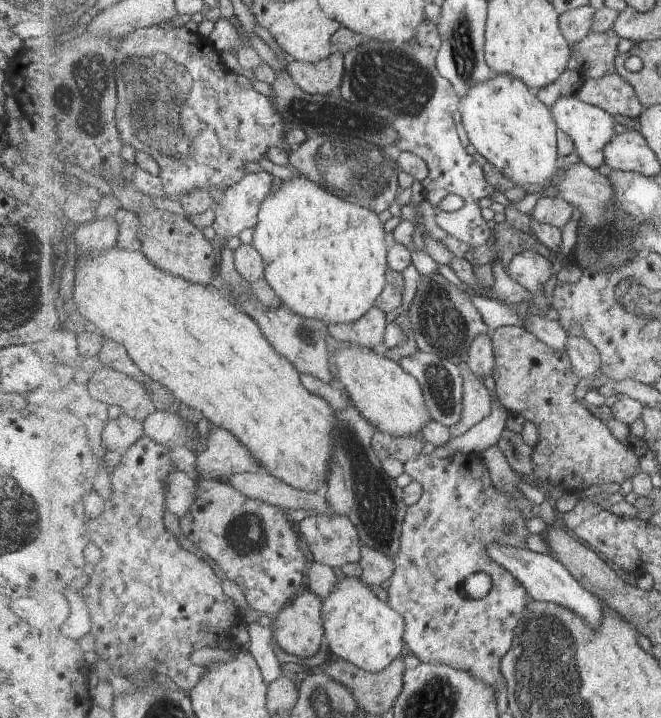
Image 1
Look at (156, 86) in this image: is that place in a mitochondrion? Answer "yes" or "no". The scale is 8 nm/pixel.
yes

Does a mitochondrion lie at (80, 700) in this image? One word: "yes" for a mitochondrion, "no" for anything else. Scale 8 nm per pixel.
no

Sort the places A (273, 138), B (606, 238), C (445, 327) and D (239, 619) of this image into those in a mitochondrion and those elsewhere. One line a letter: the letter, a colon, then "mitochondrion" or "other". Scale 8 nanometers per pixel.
A: other
B: mitochondrion
C: mitochondrion
D: other

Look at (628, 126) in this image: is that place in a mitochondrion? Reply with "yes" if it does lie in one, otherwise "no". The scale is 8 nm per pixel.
no

